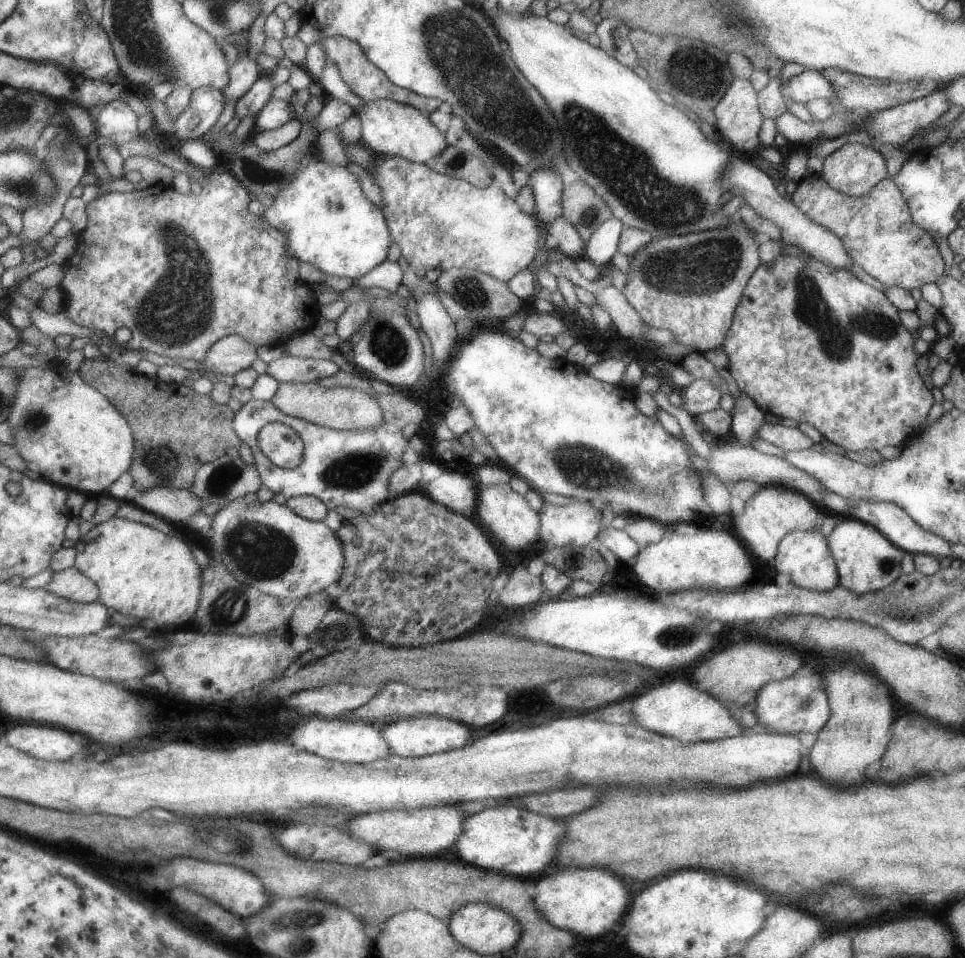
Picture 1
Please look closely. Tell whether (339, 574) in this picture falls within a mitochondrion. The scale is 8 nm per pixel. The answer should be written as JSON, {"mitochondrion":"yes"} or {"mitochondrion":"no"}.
{"mitochondrion":"no"}

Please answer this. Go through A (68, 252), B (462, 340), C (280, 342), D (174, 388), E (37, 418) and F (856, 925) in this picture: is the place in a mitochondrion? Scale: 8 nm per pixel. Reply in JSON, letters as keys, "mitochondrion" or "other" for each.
{"A":"other","B":"other","C":"other","D":"other","E":"mitochondrion","F":"other"}

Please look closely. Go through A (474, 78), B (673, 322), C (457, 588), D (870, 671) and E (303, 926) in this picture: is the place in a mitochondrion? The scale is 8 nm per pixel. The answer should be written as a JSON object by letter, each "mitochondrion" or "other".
{"A":"mitochondrion","B":"other","C":"mitochondrion","D":"other","E":"mitochondrion"}

